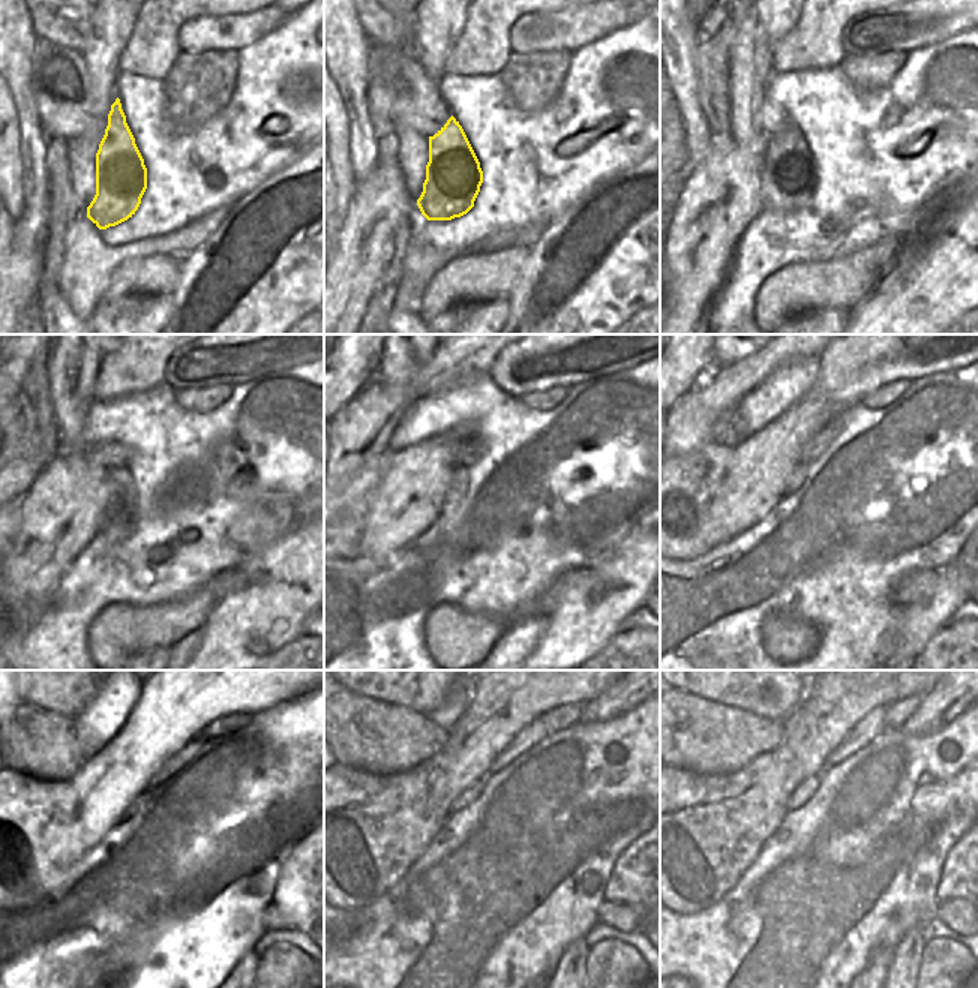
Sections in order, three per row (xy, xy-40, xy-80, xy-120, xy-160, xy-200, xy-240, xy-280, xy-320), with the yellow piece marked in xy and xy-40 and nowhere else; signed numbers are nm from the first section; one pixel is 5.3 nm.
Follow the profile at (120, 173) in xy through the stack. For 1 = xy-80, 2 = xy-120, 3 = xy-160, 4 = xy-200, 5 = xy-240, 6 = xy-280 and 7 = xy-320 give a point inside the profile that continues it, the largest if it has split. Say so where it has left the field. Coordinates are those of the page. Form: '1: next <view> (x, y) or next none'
1: next xy-80 (788, 182)
2: next xy-120 (122, 507)
3: next xy-160 (458, 488)
4: next xy-200 (798, 474)
5: next xy-240 (129, 808)
6: next xy-280 (467, 796)
7: next xy-320 (801, 795)

